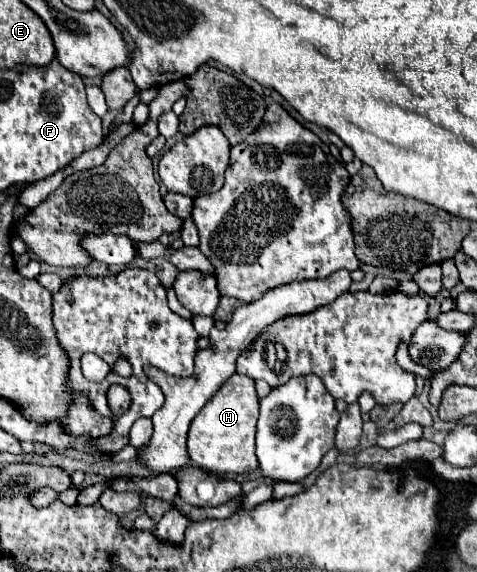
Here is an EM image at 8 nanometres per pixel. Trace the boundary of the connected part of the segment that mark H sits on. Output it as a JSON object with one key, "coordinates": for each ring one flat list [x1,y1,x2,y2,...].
{"coordinates":[[232,375,220,391,194,417,188,431,188,453,192,465,208,473,250,473,258,467,254,455,254,433,258,421,258,397,250,377]]}

